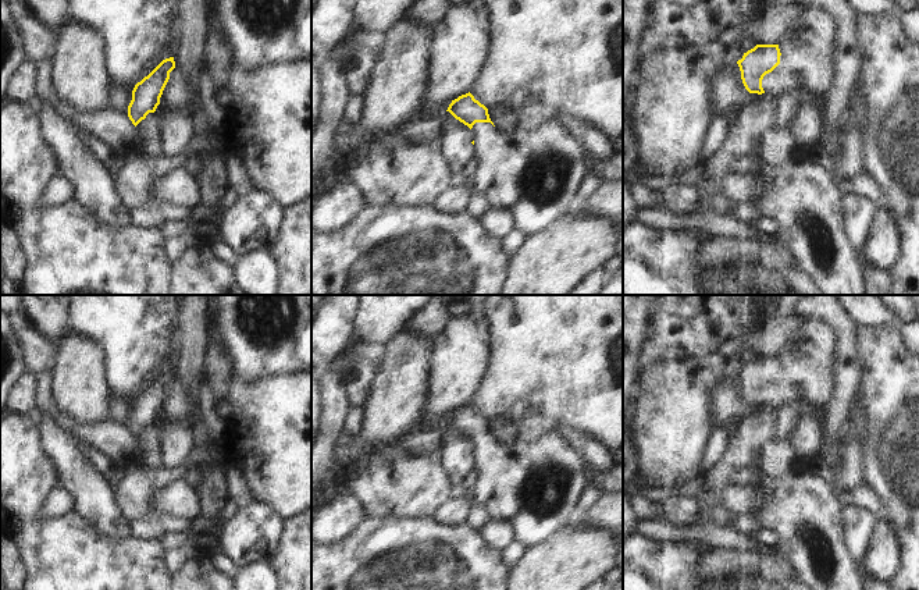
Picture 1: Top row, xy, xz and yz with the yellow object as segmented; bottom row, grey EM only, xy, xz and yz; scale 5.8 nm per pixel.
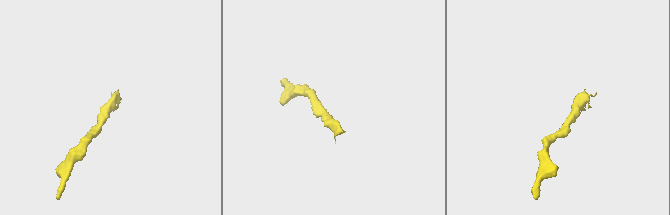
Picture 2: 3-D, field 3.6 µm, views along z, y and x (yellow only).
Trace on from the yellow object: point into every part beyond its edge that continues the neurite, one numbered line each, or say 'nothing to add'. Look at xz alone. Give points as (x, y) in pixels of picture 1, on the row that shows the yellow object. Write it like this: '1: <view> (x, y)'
1: xz (534, 174)

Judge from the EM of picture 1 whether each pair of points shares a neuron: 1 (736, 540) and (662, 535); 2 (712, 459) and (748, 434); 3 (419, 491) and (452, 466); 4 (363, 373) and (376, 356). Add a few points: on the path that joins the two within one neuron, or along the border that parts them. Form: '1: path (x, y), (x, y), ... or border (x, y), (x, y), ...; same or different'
1: path (718, 537), (708, 533), (680, 533); same
2: border (730, 430), (725, 452), (702, 476); different
3: border (440, 455), (444, 472), (455, 483); different
4: border (359, 349), (376, 368); different

